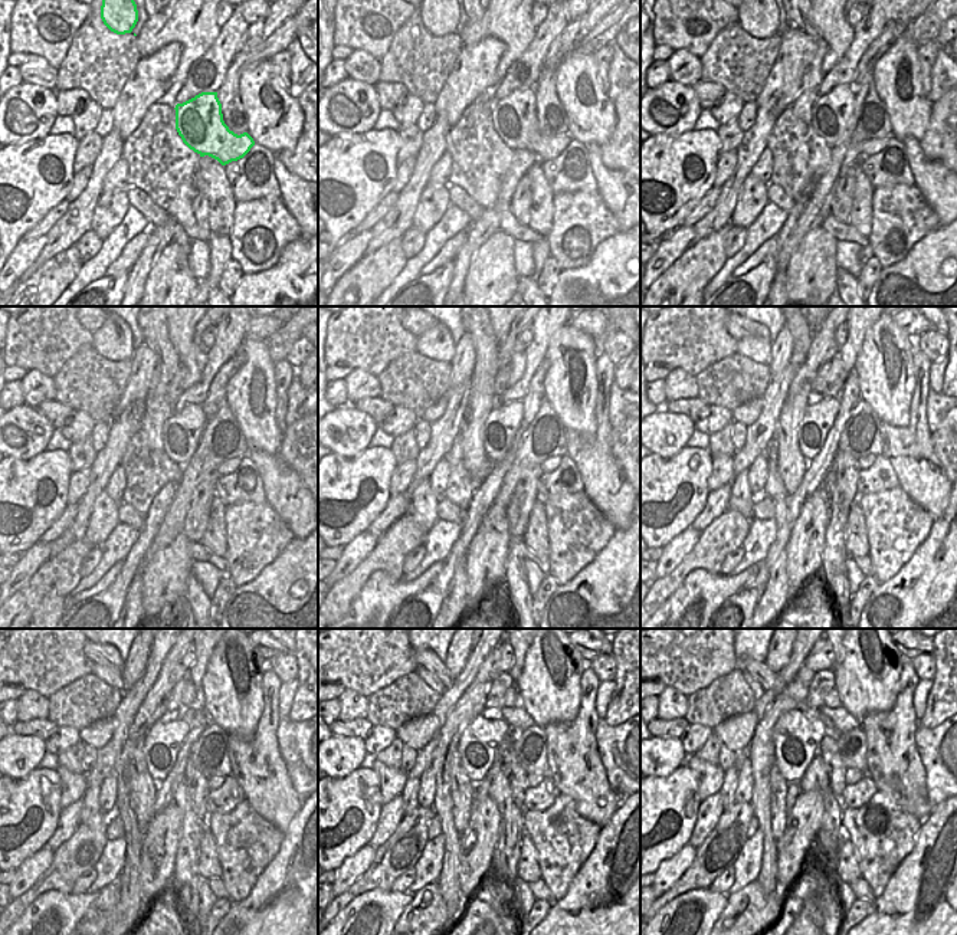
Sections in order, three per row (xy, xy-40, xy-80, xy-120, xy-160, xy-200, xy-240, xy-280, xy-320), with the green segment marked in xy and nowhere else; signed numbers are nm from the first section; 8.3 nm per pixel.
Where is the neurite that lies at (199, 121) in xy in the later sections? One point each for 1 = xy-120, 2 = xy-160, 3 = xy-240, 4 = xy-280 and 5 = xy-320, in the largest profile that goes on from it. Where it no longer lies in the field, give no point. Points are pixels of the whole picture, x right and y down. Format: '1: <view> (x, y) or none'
1: xy-120 (180, 433)
2: xy-160 (501, 433)
3: xy-240 (163, 741)
4: xy-280 (478, 747)
5: xy-320 (796, 737)

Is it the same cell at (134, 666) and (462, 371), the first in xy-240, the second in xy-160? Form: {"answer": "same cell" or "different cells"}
{"answer": "same cell"}

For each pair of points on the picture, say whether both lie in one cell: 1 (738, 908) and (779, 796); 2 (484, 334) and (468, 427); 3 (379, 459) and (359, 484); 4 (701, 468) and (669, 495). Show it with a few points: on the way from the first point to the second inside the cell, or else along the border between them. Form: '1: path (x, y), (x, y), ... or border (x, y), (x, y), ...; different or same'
1: path (772, 898), (777, 892), (782, 872), (779, 829); same
2: path (484, 357), (479, 404); same
3: path (376, 465), (363, 478); same
4: path (692, 472), (677, 486); same

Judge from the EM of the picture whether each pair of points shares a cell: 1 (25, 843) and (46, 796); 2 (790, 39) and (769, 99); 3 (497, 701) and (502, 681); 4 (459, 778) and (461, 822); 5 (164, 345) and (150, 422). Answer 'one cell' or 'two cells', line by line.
1: one cell
2: one cell
3: one cell
4: one cell
5: one cell

